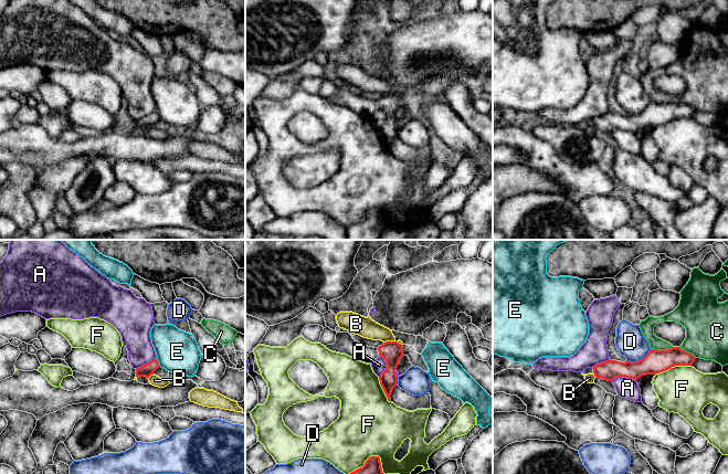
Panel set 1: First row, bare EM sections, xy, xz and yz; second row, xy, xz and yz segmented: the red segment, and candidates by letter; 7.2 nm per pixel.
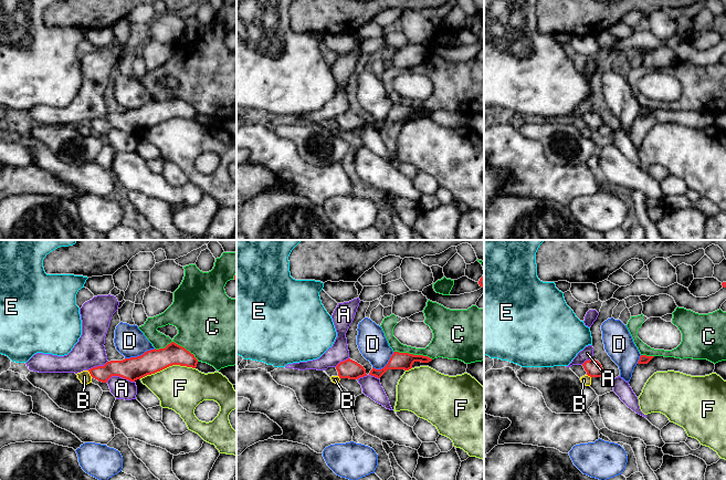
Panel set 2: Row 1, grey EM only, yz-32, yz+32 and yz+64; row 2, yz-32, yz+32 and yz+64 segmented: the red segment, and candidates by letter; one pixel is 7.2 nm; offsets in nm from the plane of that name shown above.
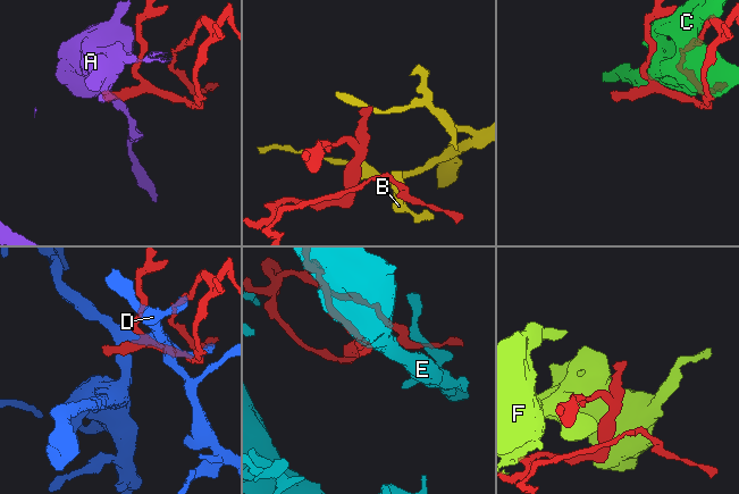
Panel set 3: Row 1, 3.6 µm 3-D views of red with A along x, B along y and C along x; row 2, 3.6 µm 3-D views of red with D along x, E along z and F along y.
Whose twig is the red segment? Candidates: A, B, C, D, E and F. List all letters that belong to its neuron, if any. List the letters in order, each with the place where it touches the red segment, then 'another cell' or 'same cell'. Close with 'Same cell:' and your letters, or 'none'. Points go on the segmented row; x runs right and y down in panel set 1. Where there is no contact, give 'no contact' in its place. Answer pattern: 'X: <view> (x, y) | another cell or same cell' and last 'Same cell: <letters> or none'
A: yz (623, 376) | another cell
B: xz (389, 341) | another cell
C: yz (661, 350) | another cell
D: yz (639, 360) | another cell
E: xy (158, 362) | another cell
F: xz (371, 456) | another cell
Same cell: none

